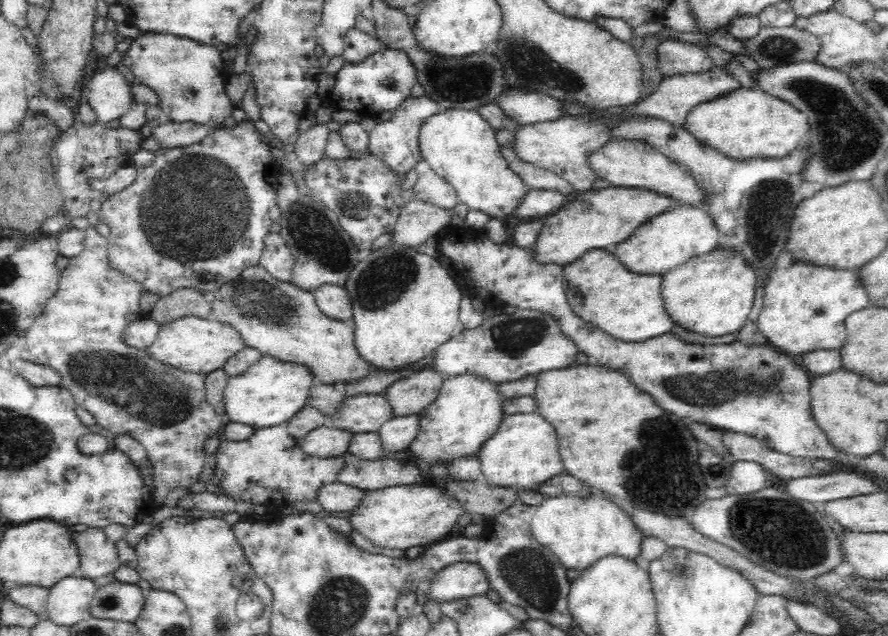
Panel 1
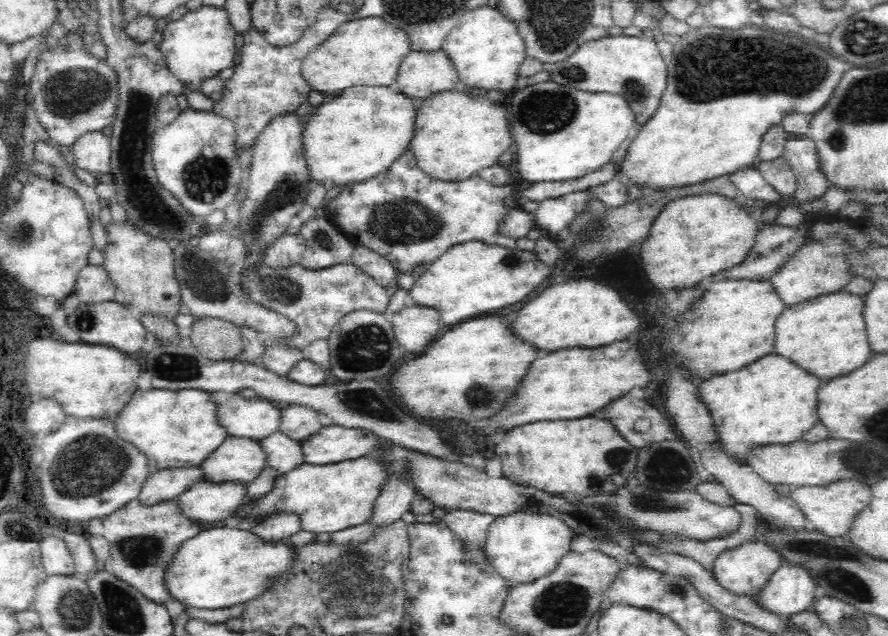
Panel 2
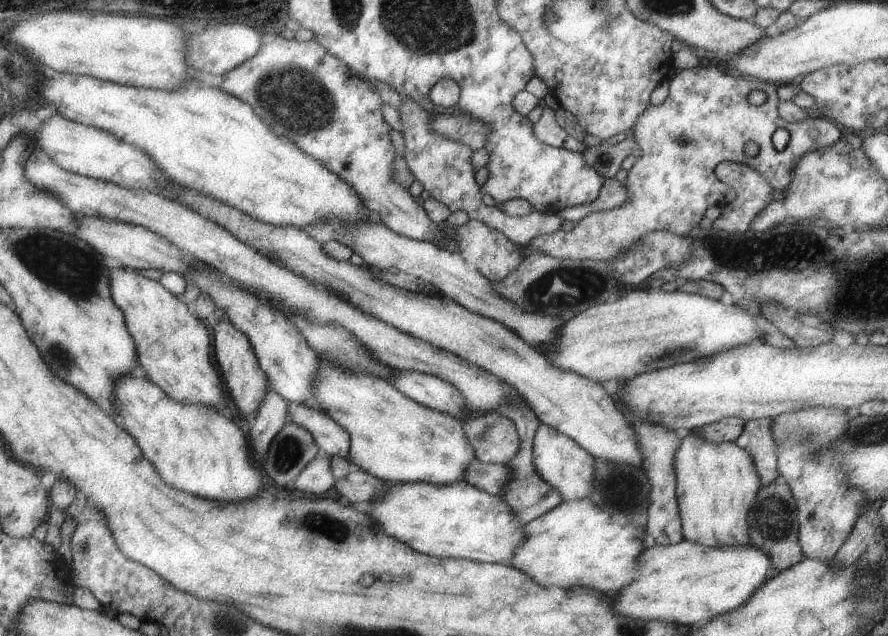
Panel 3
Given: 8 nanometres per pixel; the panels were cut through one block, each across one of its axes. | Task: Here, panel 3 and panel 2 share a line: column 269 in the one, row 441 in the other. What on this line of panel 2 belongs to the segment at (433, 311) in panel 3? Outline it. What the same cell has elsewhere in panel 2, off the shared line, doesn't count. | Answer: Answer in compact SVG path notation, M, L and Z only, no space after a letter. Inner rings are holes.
M227 435L222 444L199 464L202 479L211 483L244 483L266 467L266 453L258 441Z

